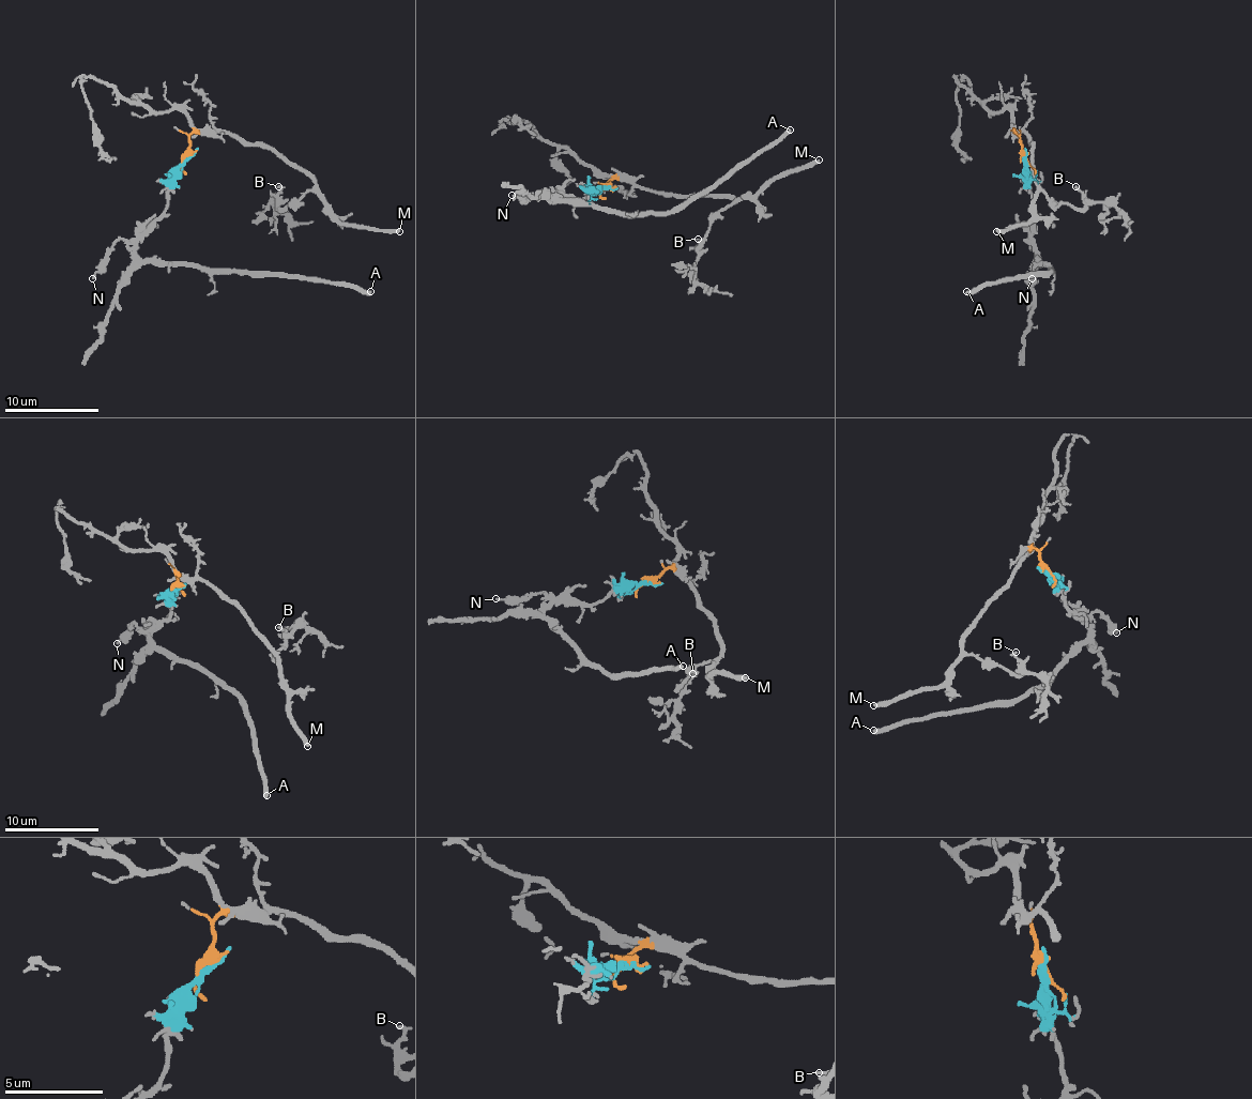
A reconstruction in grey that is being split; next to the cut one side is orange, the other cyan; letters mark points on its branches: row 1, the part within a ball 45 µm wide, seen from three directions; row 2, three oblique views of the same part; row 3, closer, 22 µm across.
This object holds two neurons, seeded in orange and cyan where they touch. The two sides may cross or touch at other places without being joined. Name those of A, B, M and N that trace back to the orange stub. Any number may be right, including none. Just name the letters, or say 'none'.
B, M

